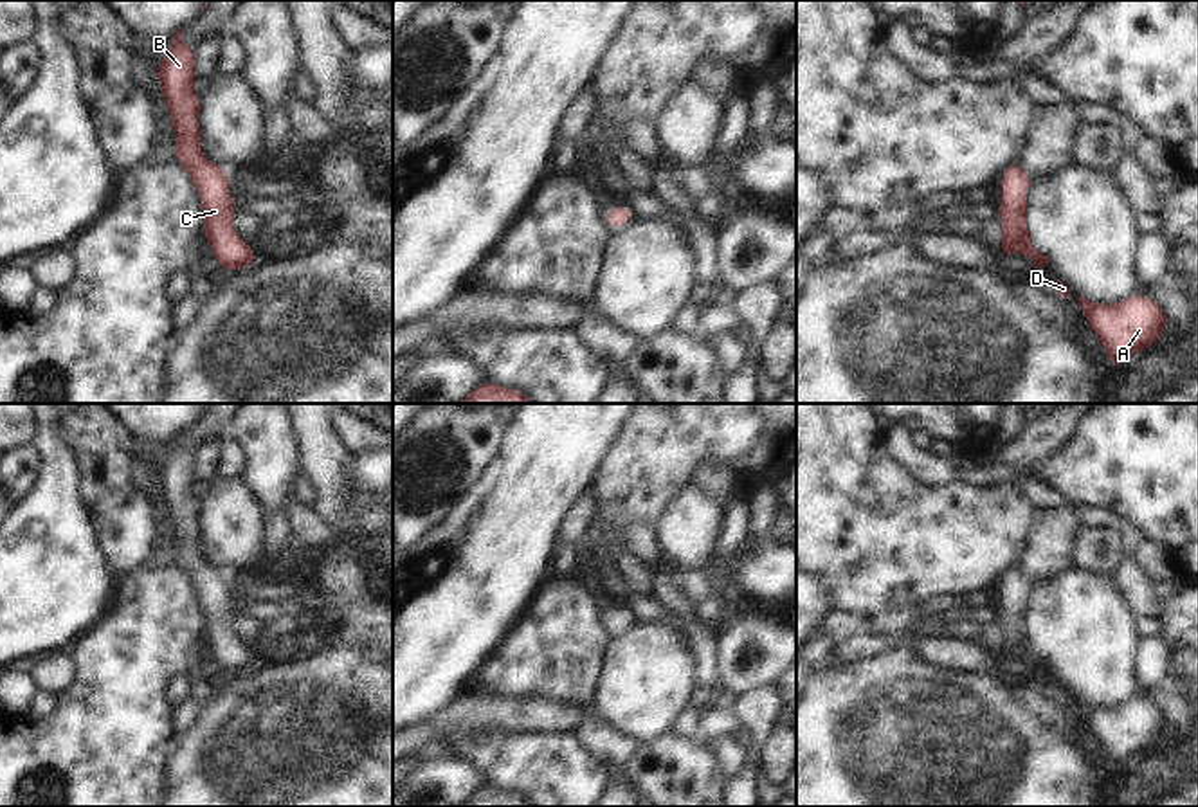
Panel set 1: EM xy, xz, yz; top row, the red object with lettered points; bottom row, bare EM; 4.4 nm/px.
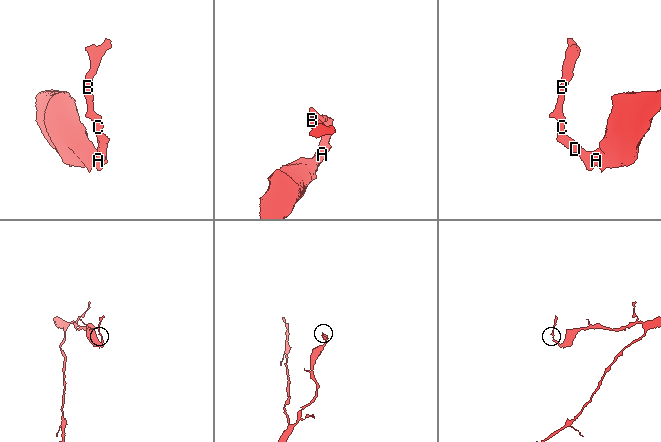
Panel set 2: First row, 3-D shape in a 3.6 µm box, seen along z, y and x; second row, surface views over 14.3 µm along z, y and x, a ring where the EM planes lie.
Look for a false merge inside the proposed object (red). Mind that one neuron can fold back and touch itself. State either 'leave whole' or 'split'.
leave whole

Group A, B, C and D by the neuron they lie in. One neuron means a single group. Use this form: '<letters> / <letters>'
A B C D

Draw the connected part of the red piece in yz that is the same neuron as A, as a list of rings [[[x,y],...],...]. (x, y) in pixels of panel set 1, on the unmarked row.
[[[1130,699],[1115,708],[1097,708],[1085,701],[1077,704],[1117,773],[1124,771],[1131,757],[1155,748],[1169,728],[1160,708],[1144,699]]]

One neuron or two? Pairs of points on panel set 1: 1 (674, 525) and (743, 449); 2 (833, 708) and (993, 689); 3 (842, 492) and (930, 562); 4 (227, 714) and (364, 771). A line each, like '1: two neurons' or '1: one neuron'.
1: two neurons
2: one neuron
3: one neuron
4: one neuron

